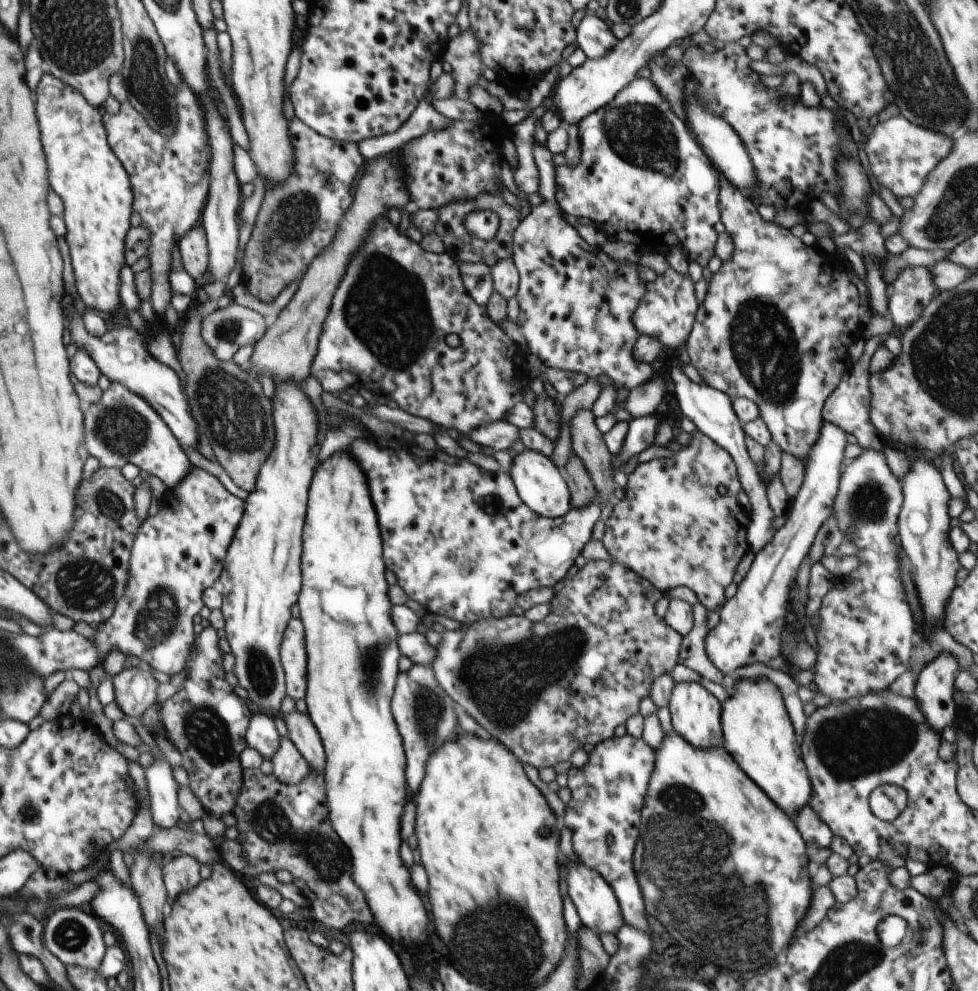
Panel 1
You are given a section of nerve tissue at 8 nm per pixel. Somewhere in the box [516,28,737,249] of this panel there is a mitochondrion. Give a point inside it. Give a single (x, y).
(638, 134)

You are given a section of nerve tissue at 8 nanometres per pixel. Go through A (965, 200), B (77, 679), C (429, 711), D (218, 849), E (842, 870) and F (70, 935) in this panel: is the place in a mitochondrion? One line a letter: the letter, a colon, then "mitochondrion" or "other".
A: mitochondrion
B: other
C: mitochondrion
D: other
E: other
F: mitochondrion

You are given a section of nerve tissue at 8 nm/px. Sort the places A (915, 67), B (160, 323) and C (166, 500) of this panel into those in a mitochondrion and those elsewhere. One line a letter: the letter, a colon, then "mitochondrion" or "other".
A: mitochondrion
B: other
C: other

